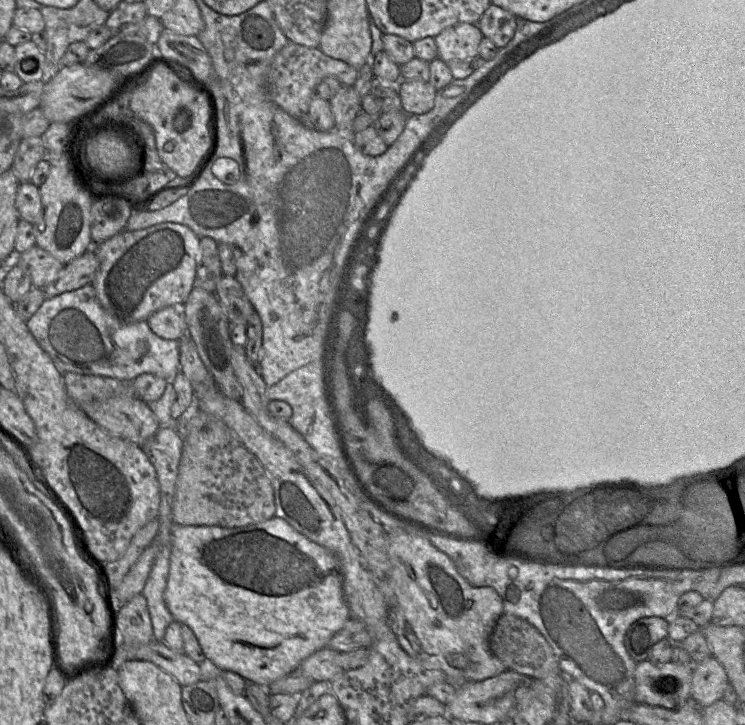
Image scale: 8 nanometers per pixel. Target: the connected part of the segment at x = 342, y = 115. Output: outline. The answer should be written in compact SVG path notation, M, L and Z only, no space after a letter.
M343 86L329 103L335 121L335 129L351 135L351 125L361 111L360 98L354 87Z

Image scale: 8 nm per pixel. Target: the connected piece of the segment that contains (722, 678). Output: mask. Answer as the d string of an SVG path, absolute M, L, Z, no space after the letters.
M713 656L693 665L691 699L706 707L722 699L729 684L726 670Z

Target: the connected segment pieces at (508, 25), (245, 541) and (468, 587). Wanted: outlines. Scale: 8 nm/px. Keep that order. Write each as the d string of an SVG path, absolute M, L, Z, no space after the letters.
M490 4L478 21L484 37L489 38L497 48L504 47L514 36L517 17L495 4Z
M275 516L267 521L239 528L174 525L171 533L170 566L165 602L174 620L191 628L208 660L221 671L236 672L246 681L261 686L268 686L291 673L305 658L325 648L333 635L351 618L343 593L342 575L335 556L328 549L297 532L286 521Z
M405 531L391 532L388 539L391 563L393 603L389 606L391 628L401 648L426 668L441 670L450 681L479 682L506 670L492 653L489 639L498 620L504 615L499 594L490 587L474 587L457 571L451 559L426 538Z

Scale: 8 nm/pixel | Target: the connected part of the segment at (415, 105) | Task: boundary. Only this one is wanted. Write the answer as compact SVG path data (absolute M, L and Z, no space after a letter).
M401 80L398 83L401 110L408 115L419 115L430 111L434 106L436 92L429 81Z

